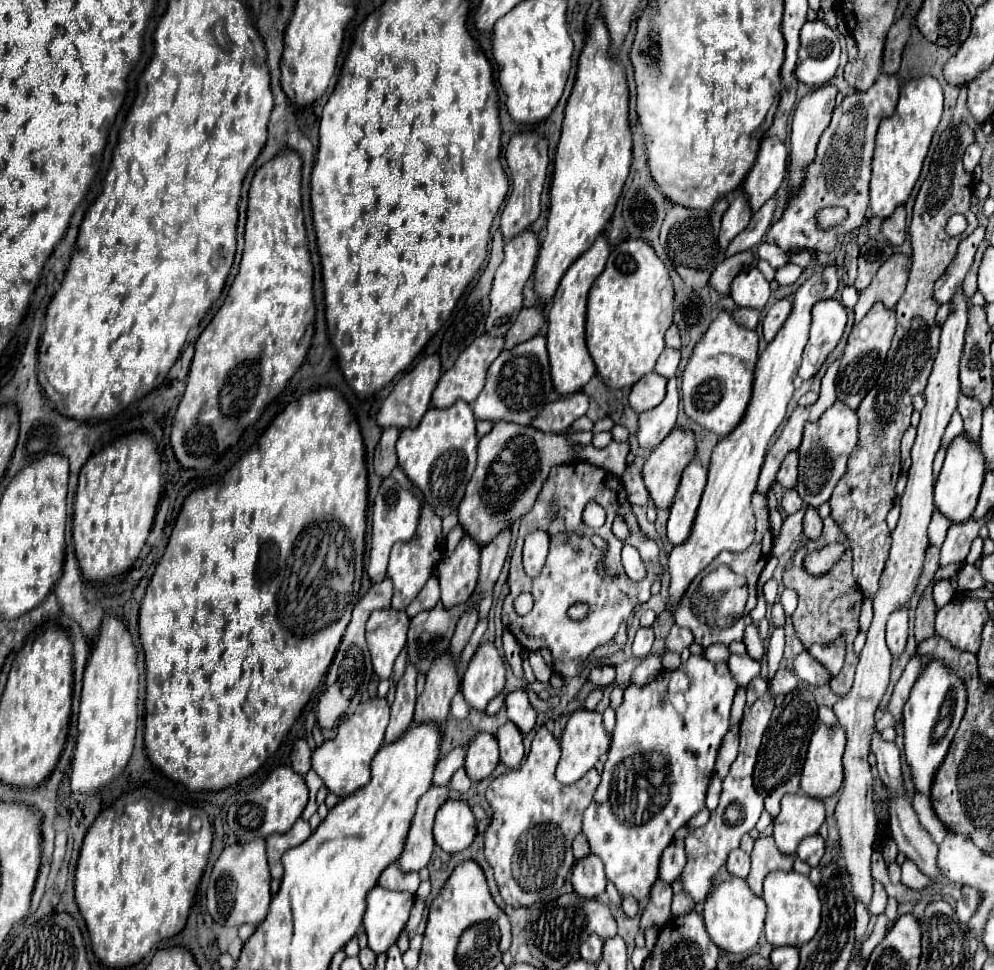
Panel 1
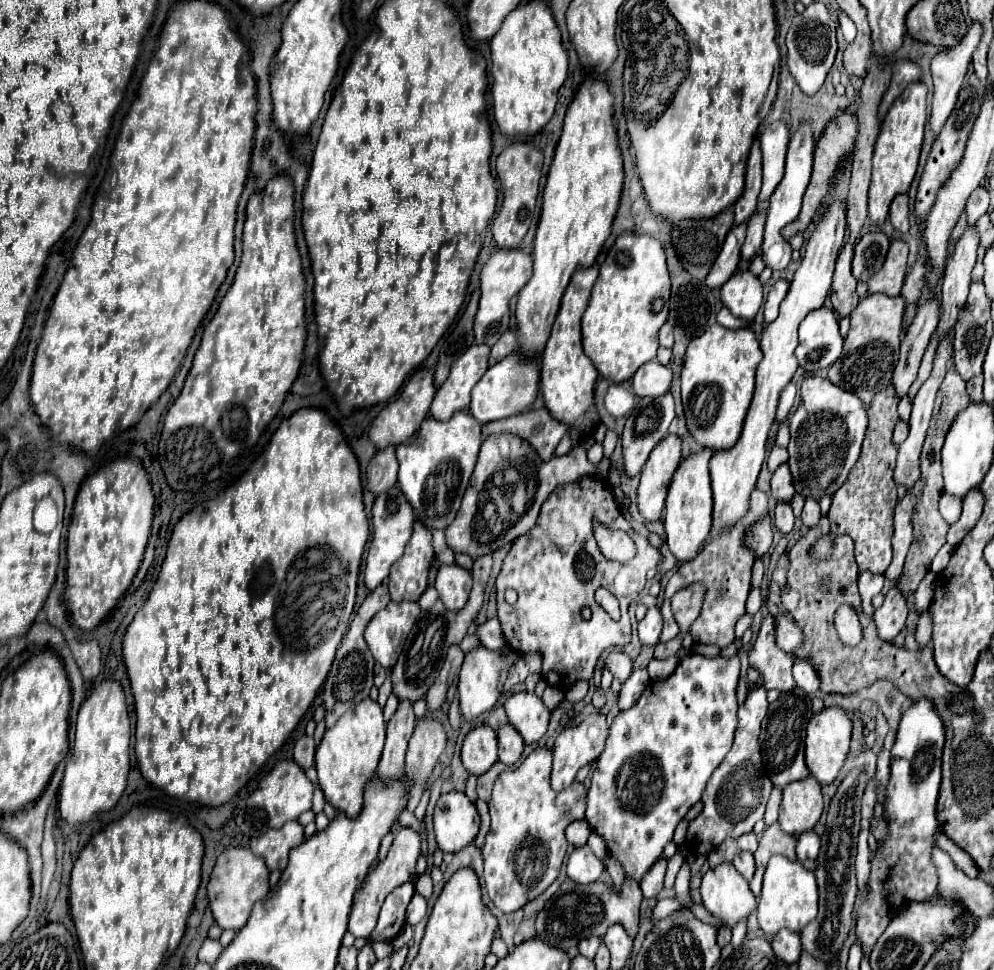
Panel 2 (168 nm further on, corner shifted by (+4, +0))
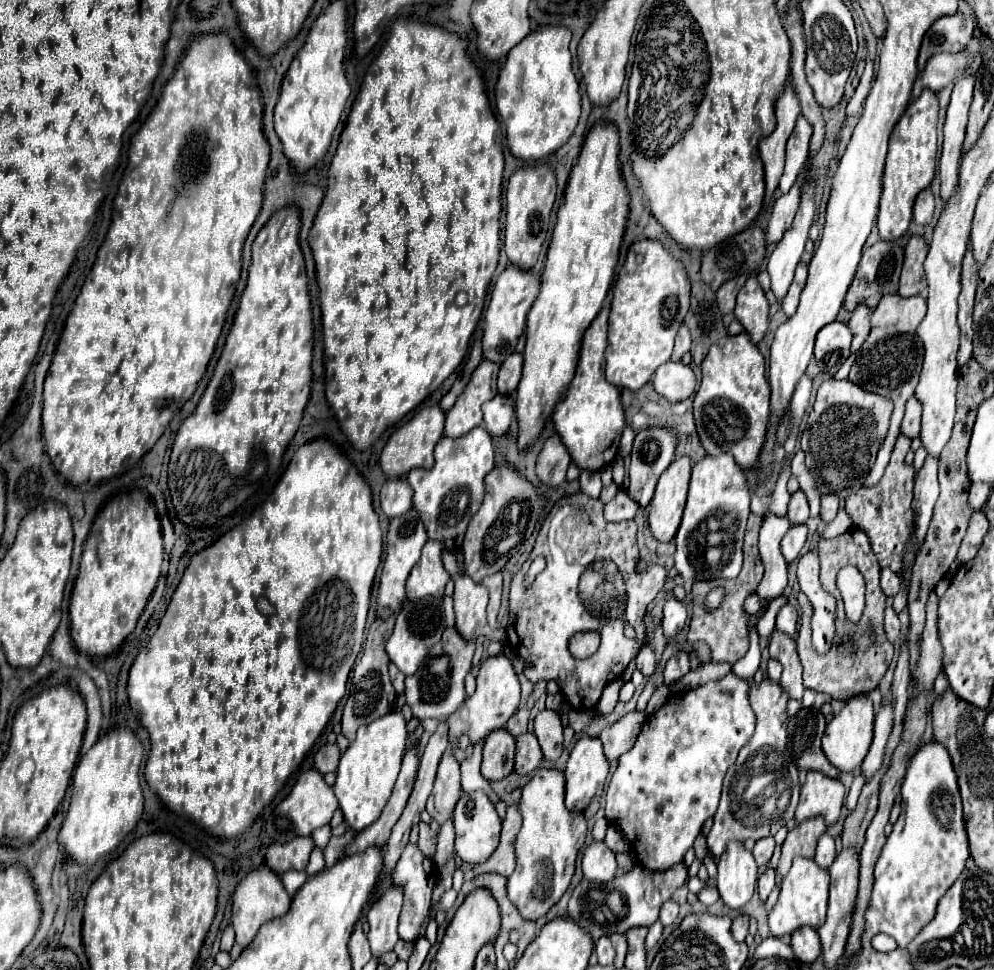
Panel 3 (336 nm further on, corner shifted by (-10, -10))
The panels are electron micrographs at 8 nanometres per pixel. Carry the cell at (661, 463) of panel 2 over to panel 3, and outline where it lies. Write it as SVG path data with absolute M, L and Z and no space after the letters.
M684 455L674 459L658 479L658 487L648 505L648 523L656 541L670 541L678 531L688 493L690 469L690 459Z

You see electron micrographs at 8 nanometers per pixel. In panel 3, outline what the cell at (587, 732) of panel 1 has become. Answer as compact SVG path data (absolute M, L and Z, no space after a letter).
M582 737L576 741L566 763L566 807L584 811L592 797L600 797L610 771L610 761L604 755L602 741Z

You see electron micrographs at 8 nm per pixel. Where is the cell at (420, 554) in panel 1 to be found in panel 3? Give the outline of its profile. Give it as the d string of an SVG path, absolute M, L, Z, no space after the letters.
M428 541L422 549L420 561L408 575L406 597L410 601L424 599L428 595L442 599L448 579L450 575L442 565L442 545L438 541Z

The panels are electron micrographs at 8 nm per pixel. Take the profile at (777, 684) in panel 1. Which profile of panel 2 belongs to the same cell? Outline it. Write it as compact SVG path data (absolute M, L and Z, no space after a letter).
M768 615L764 617L760 625L760 633L750 649L750 665L756 667L762 673L762 685L778 691L792 691L794 679L792 679L792 655L784 653L776 645L776 627L774 619Z

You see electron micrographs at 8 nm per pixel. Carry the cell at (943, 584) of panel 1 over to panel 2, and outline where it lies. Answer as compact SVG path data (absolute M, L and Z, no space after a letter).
M926 611L926 613L918 619L918 625L916 625L916 641L918 641L918 647L920 647L920 649L928 647L928 643L930 643L930 633L932 633L932 619L930 619L930 613Z

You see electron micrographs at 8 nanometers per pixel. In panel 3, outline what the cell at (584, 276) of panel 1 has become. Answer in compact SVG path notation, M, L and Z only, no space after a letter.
M610 295L604 299L602 309L598 311L596 319L590 323L582 337L578 367L574 379L566 387L562 401L552 413L556 433L562 437L572 461L580 469L598 471L608 465L618 451L620 435L626 427L624 423L624 409L620 403L620 391L604 377L604 349L606 349L606 327L608 327L608 309L610 309Z

